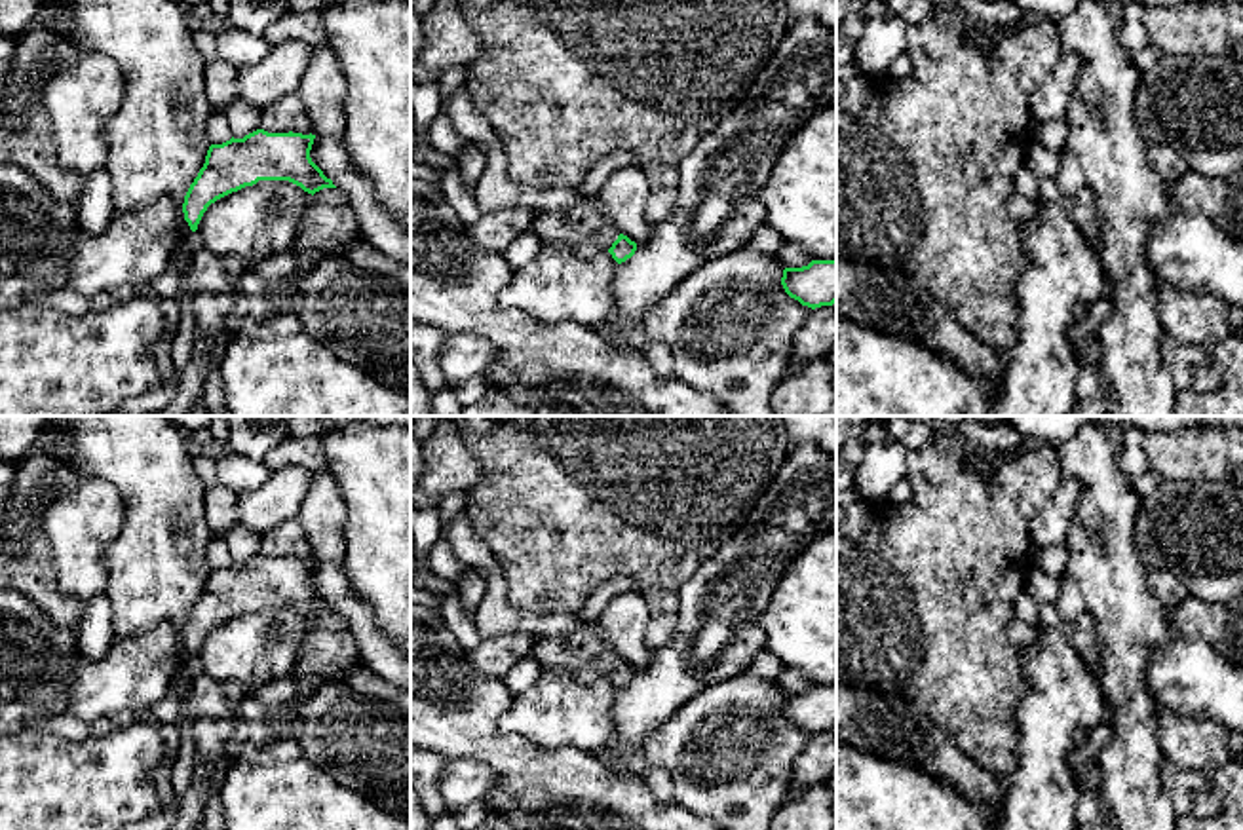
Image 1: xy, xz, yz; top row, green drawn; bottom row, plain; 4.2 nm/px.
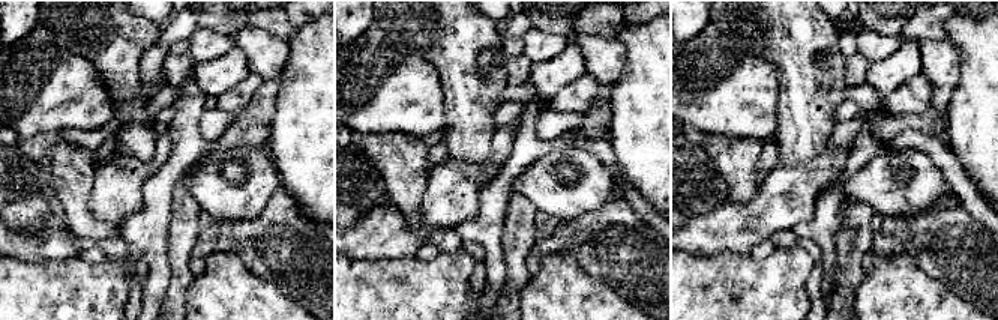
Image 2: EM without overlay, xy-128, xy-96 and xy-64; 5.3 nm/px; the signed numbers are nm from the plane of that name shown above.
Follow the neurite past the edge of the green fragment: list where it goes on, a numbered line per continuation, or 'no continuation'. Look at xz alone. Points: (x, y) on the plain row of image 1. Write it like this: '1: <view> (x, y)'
1: xz (582, 652)

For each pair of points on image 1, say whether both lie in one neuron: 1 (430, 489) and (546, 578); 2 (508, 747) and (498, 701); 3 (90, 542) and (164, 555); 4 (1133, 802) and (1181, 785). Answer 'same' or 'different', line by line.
1: different
2: same
3: different
4: different

